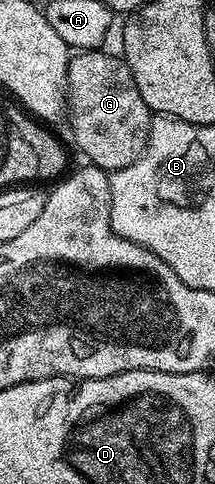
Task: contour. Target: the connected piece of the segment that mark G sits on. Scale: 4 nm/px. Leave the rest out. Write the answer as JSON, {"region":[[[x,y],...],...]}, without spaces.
{"region":[[[78,52],[71,57],[68,76],[66,77],[66,96],[68,99],[68,119],[74,129],[74,138],[78,146],[87,154],[89,161],[107,172],[128,168],[144,152],[146,141],[150,135],[152,111],[144,104],[144,96],[140,96],[140,88],[136,88],[136,80],[121,57],[109,58],[103,52]]]}

